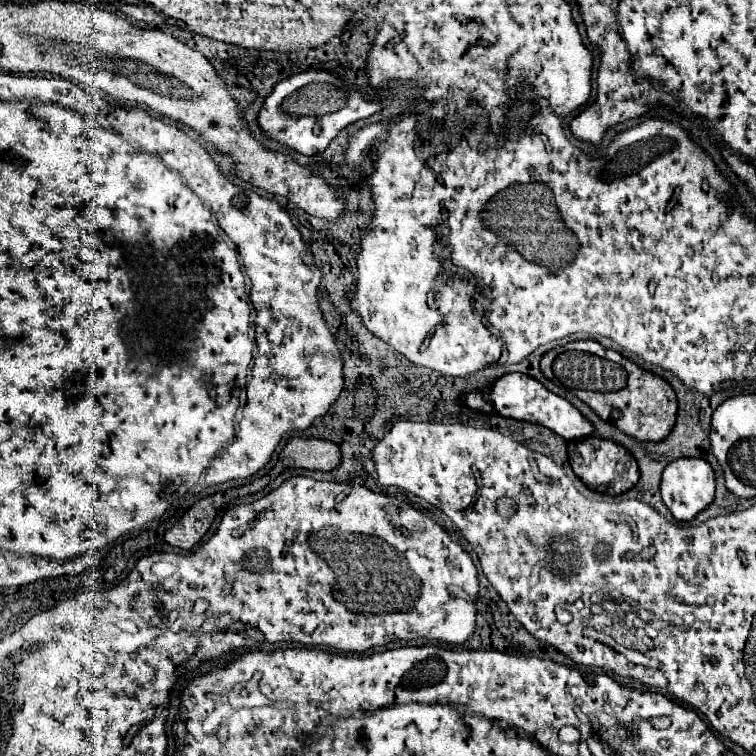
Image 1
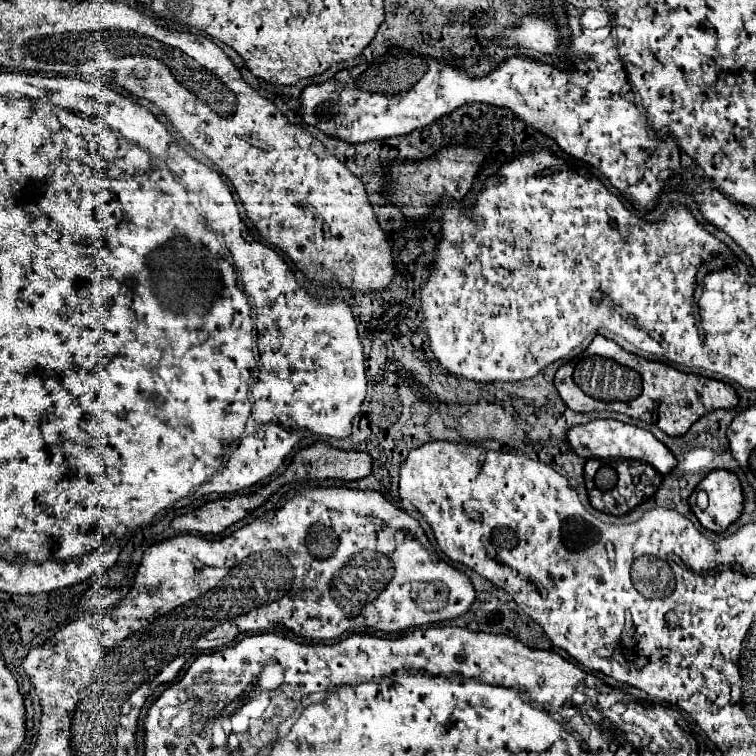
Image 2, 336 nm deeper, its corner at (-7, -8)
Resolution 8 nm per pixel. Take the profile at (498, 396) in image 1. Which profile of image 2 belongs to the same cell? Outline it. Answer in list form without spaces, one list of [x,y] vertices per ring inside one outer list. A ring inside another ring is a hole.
[[[591,420],[587,424],[571,426],[567,430],[567,442],[579,458],[633,458],[651,464],[661,474],[671,472],[671,468],[675,466],[675,458],[671,456],[667,446],[661,444],[649,430],[623,424],[619,420]]]

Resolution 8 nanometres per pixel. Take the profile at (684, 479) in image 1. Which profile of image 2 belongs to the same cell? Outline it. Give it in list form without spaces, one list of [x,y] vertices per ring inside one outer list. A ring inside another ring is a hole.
[[[729,470],[709,472],[695,490],[705,490],[709,494],[709,506],[705,512],[695,514],[703,528],[713,532],[723,532],[731,522],[735,522],[743,510],[743,492],[739,478]]]

